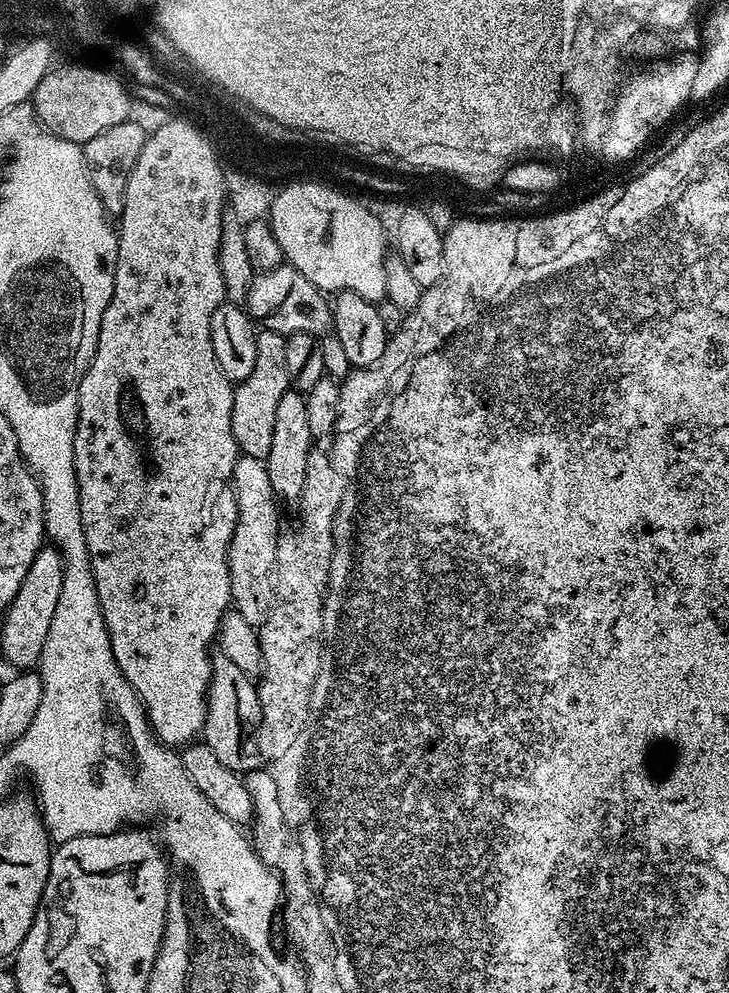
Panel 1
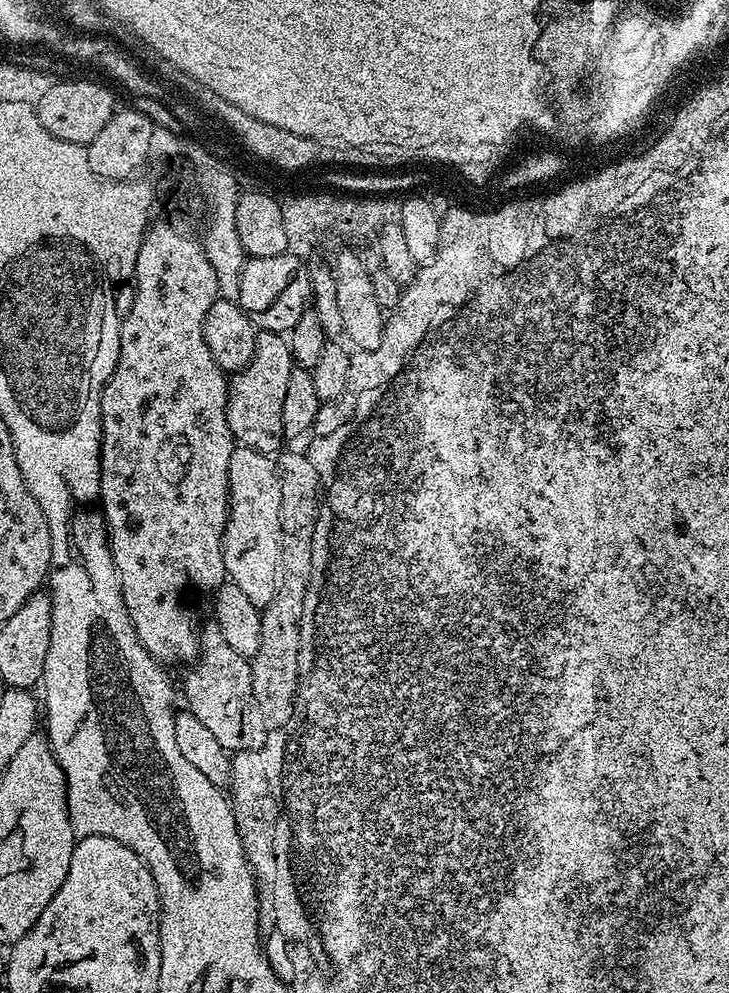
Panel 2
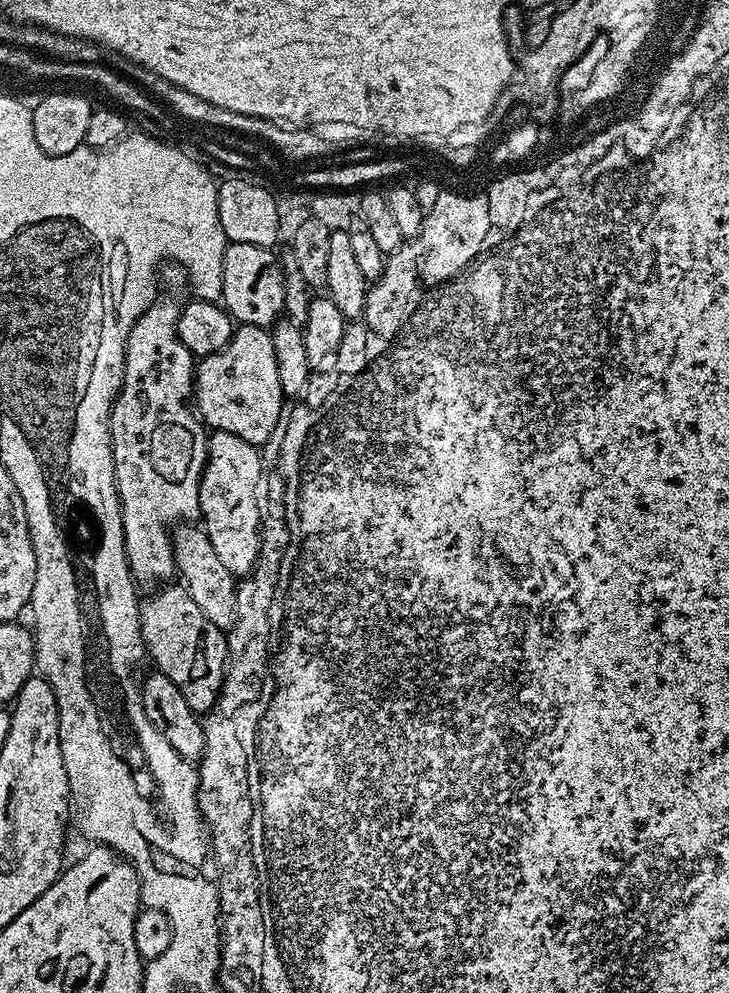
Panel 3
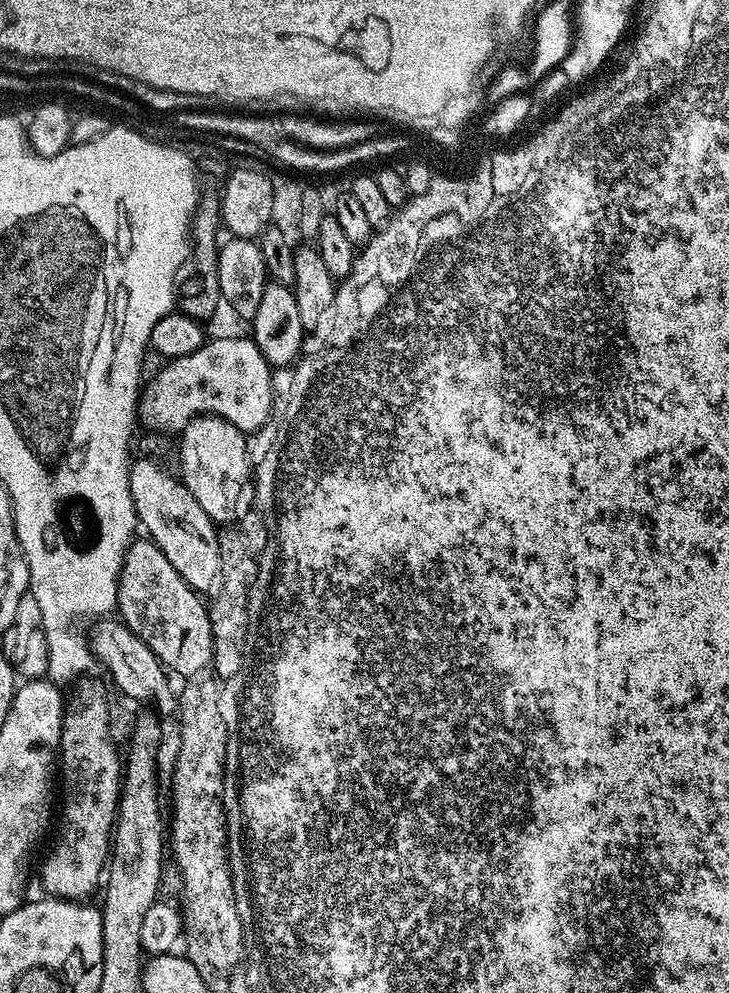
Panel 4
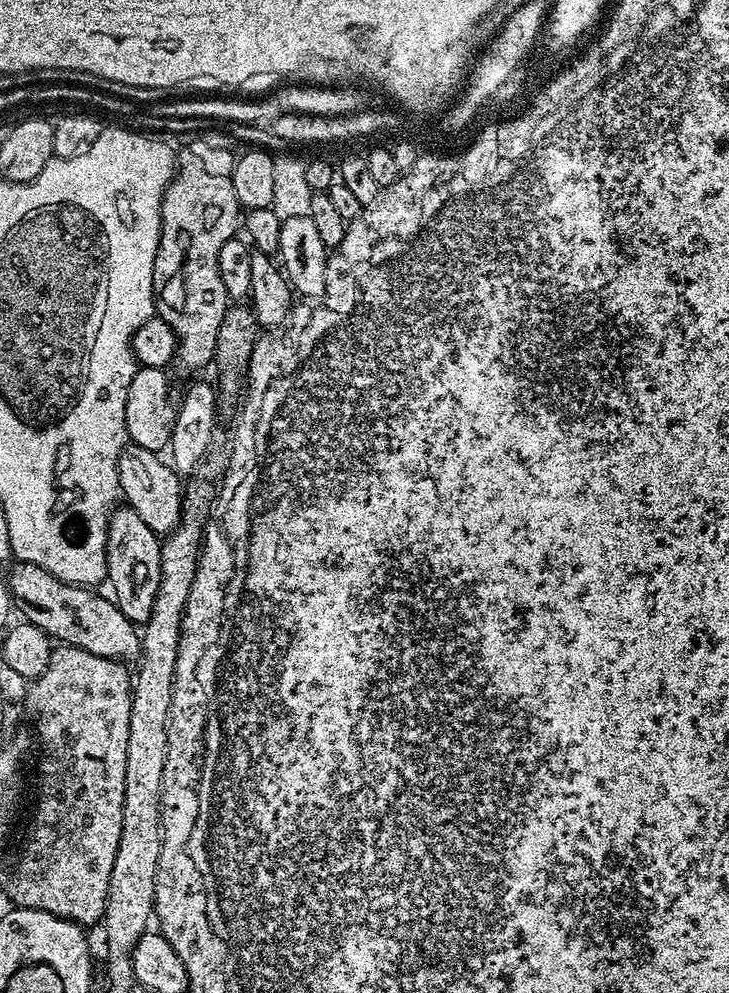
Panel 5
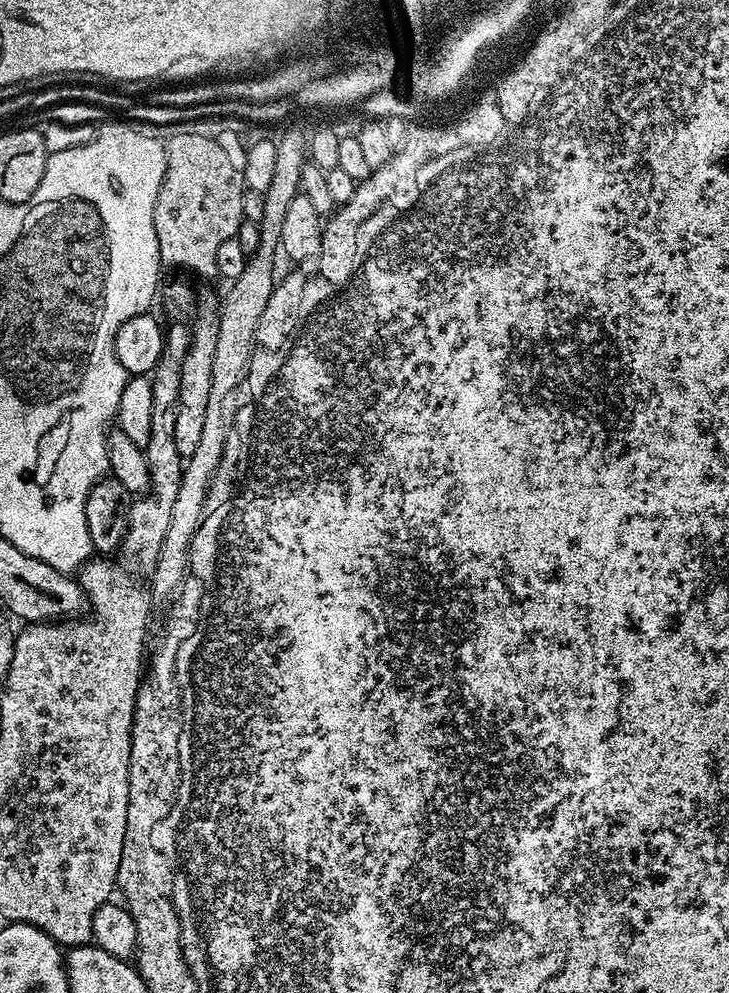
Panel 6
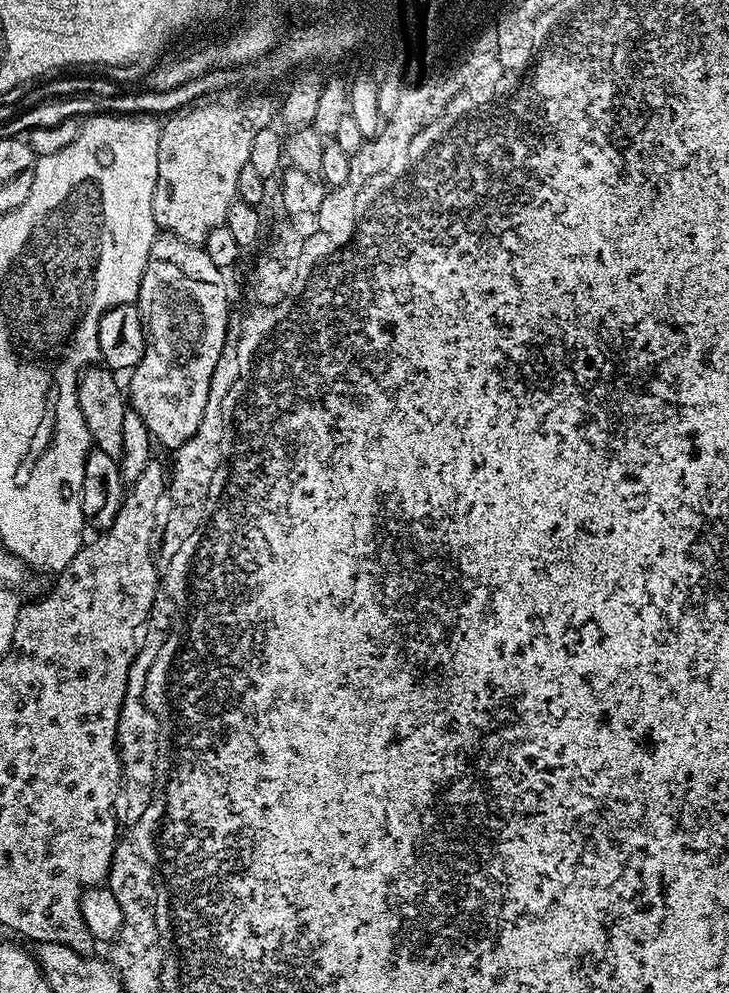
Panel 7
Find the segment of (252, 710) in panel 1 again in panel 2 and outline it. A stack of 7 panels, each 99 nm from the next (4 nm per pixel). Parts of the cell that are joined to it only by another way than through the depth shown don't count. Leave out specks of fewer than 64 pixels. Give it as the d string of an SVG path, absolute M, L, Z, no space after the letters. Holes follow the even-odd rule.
M216 642L208 664L200 664L193 672L188 672L184 676L184 696L188 699L187 711L194 718L198 718L198 722L202 722L202 726L210 730L210 734L214 734L216 741L225 750L235 749L235 744L240 740L240 719L244 716L243 710L240 709L240 675L243 672L245 675L245 657L230 650L230 646L223 642Z

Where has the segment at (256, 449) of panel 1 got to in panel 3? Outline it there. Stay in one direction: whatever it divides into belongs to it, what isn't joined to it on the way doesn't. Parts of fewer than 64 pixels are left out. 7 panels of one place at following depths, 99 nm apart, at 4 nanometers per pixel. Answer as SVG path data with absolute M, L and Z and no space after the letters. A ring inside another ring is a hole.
M239 325L228 345L197 363L194 408L209 429L229 432L247 444L263 446L281 427L284 403L286 397L278 378L272 333L267 328Z

